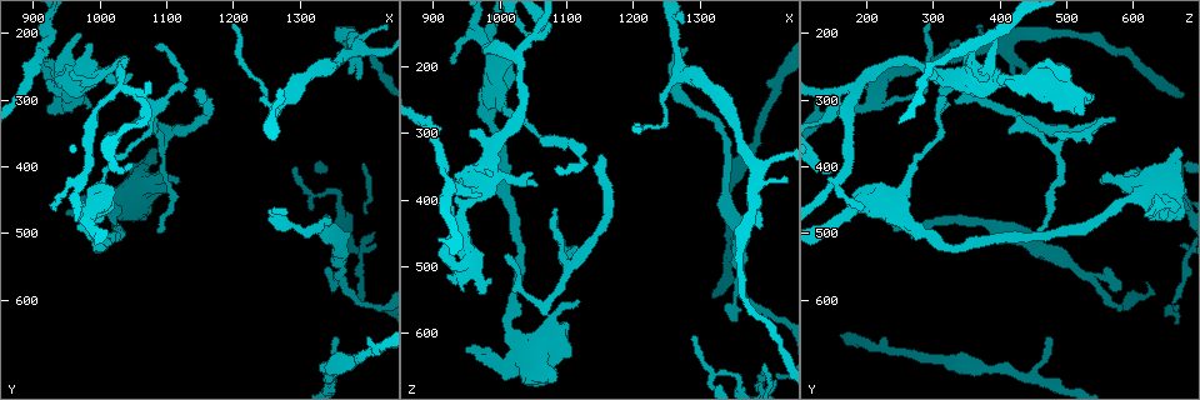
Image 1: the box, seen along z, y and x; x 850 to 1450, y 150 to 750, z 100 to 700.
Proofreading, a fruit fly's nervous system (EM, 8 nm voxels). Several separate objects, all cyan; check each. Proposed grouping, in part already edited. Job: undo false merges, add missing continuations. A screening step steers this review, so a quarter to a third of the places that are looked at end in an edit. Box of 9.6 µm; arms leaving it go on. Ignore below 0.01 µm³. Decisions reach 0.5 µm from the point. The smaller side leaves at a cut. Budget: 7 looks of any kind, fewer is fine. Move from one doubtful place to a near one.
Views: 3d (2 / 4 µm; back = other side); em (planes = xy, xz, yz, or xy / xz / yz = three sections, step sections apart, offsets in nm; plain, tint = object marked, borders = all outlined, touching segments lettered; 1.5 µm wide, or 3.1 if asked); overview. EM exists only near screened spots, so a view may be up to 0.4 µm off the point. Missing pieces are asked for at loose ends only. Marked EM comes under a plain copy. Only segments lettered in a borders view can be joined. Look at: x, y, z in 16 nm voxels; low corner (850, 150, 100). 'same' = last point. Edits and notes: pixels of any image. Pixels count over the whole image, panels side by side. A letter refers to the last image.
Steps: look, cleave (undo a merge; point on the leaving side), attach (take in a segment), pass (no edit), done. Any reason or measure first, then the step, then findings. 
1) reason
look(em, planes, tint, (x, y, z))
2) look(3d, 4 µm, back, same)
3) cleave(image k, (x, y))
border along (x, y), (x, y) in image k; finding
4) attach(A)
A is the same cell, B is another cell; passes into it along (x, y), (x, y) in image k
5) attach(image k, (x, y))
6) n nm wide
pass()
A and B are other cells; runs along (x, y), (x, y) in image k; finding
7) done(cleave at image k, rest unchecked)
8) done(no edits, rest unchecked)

an open end
look(3d, 2 µm, (1285, 470, 175))

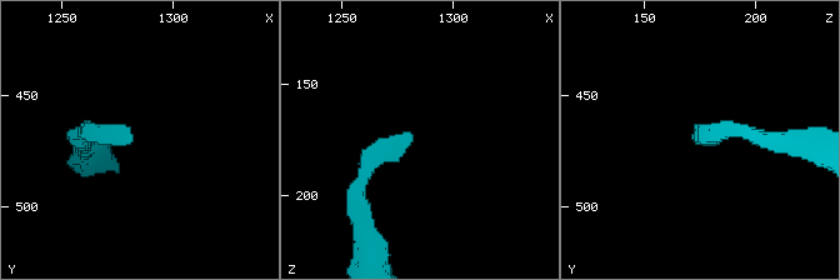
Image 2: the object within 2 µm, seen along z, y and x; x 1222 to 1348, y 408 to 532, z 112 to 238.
look(em, planes, borders, (1280, 470, 173))

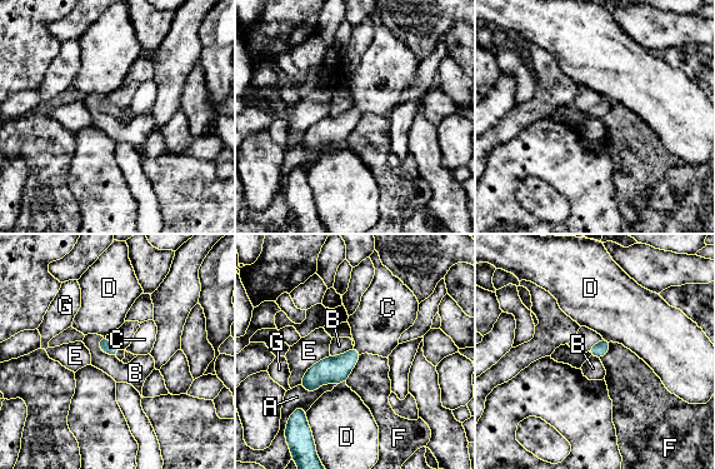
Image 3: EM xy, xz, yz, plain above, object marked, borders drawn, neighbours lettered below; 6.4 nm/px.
attach(C)
C is the same cell, A, B, D, E, F and G are other cells; passes into it along (333, 369), (356, 350), (376, 325) in image 3; the cell continues

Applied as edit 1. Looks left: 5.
look(overview)

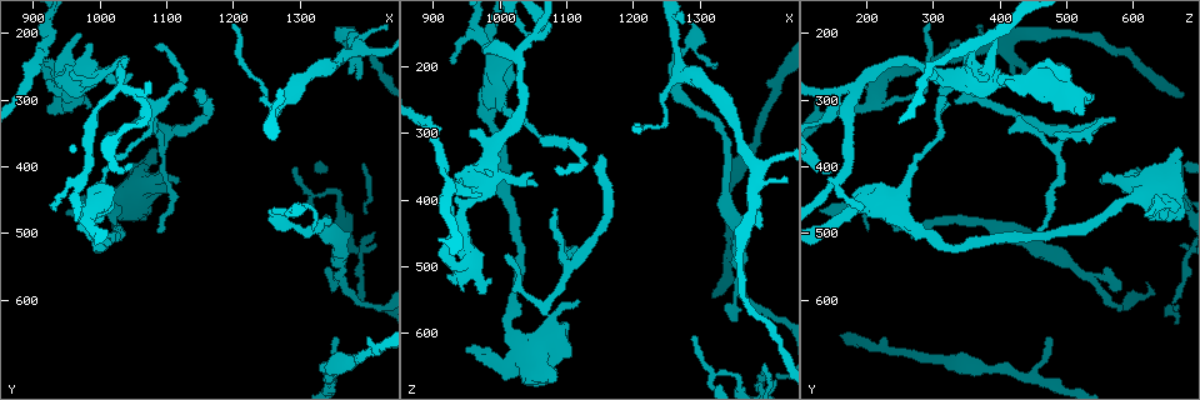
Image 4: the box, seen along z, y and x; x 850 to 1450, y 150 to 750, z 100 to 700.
two arms in line, one across
look(3d, 2 µm, (1345, 720, 445))

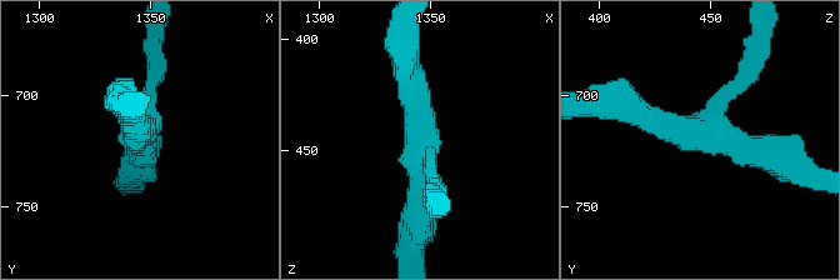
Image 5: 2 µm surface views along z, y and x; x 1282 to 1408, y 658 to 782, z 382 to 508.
3 arms; need the tissue
look(em, xy, step 8, borders, (1348, 715, 450))

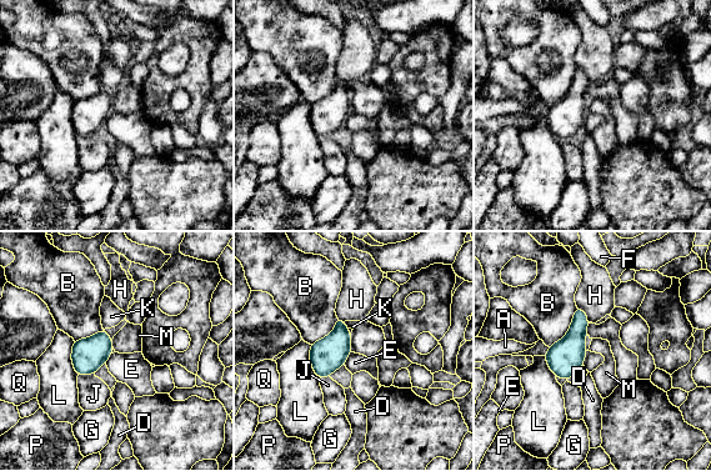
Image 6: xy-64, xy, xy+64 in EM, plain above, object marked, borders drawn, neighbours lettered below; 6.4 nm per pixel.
look(em, planes, borders, same)

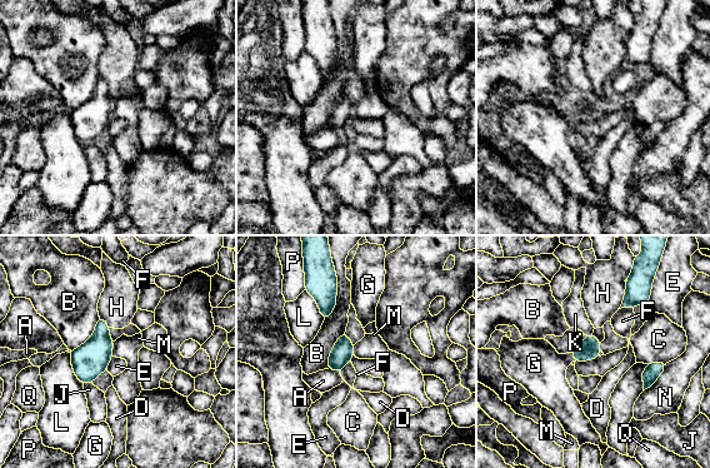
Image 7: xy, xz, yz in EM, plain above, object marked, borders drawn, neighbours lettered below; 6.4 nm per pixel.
130 nm wide
pass()
A, B, C, D, E, F, G, H, J, K, L, M, N, P and Q are other cells; border along (601, 356), (594, 359), (575, 362) in image 7; continuous, no second cell

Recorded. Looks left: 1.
free end
look(em, xy, step 4, borders, (950, 470, 620))

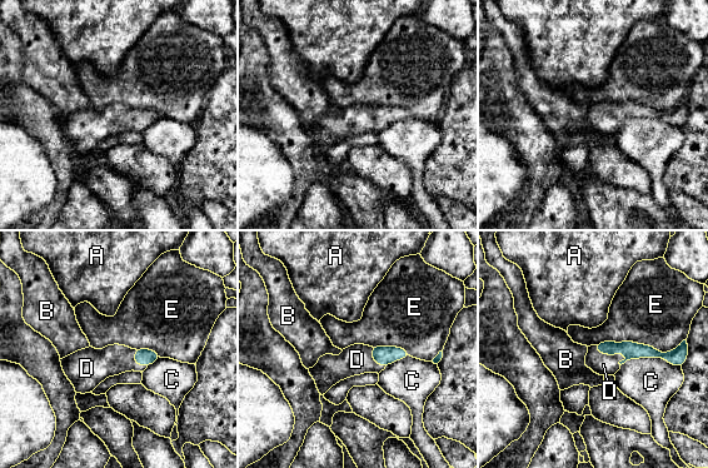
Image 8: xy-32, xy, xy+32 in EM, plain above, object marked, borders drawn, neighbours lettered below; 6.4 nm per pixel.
attach(D)
D is the same cell, A, B, C and E are other cells; passes into it along (632, 350), (611, 354), (603, 364) in image 8; the cell continues

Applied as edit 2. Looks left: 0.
done(attach at image 3, attach at image 8, rest unchecked)

